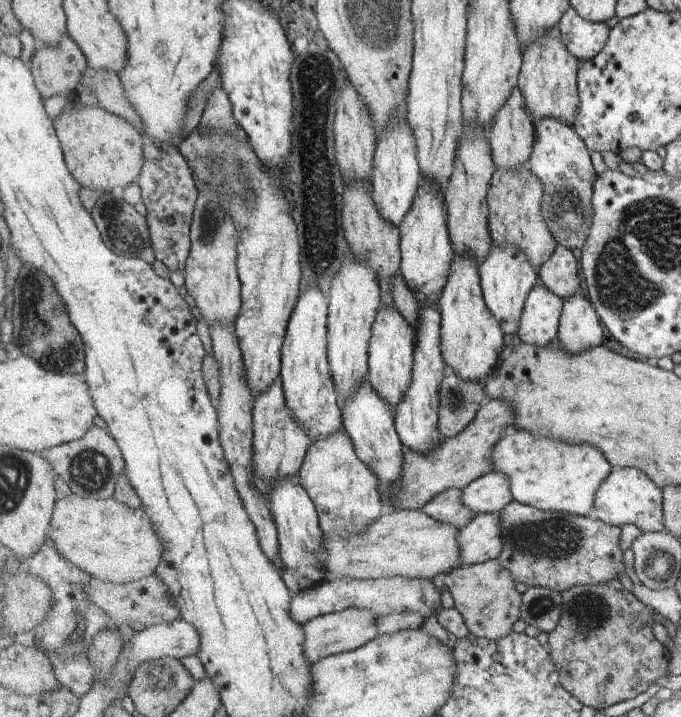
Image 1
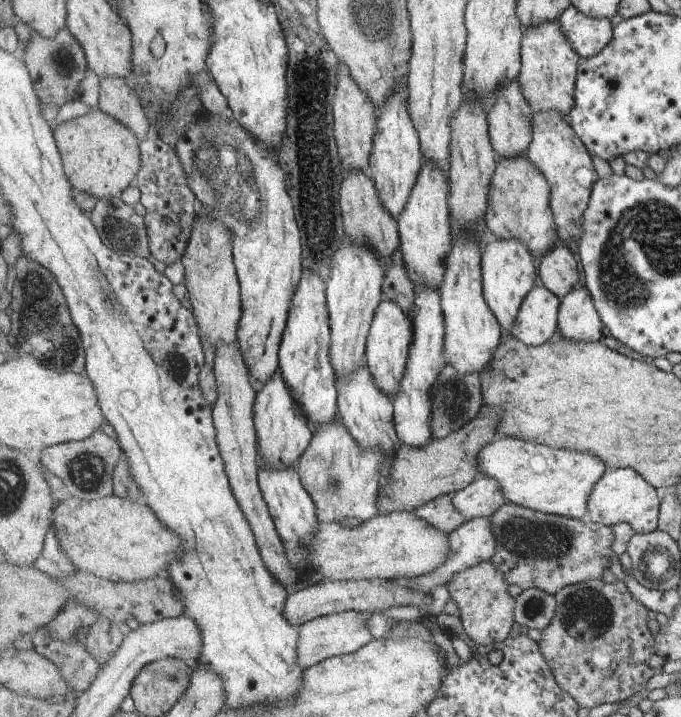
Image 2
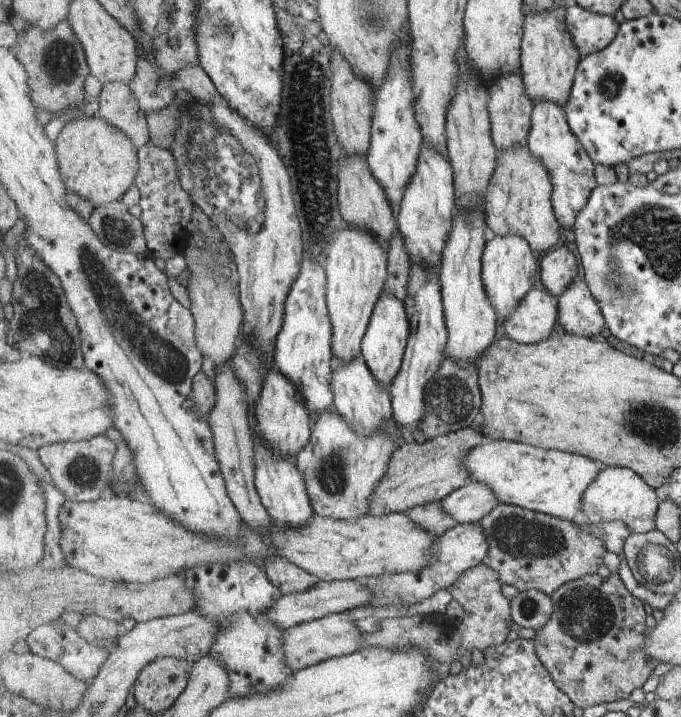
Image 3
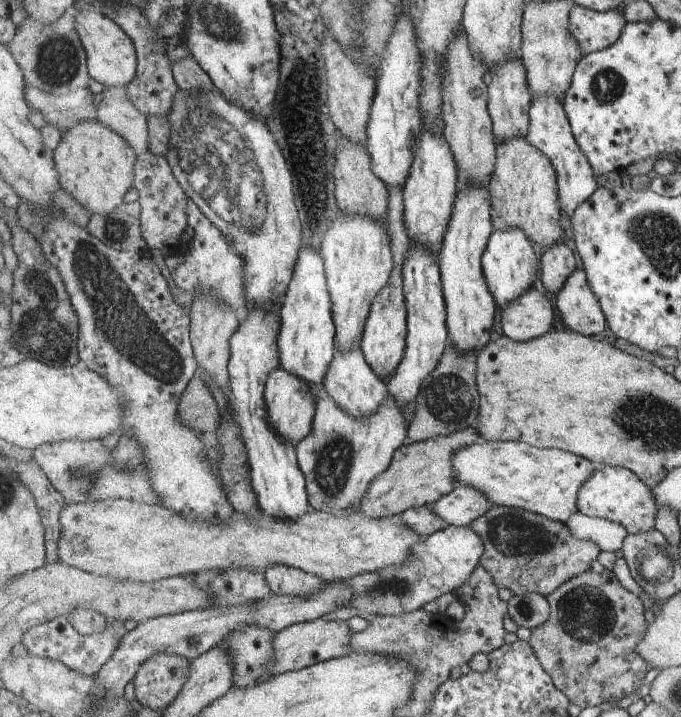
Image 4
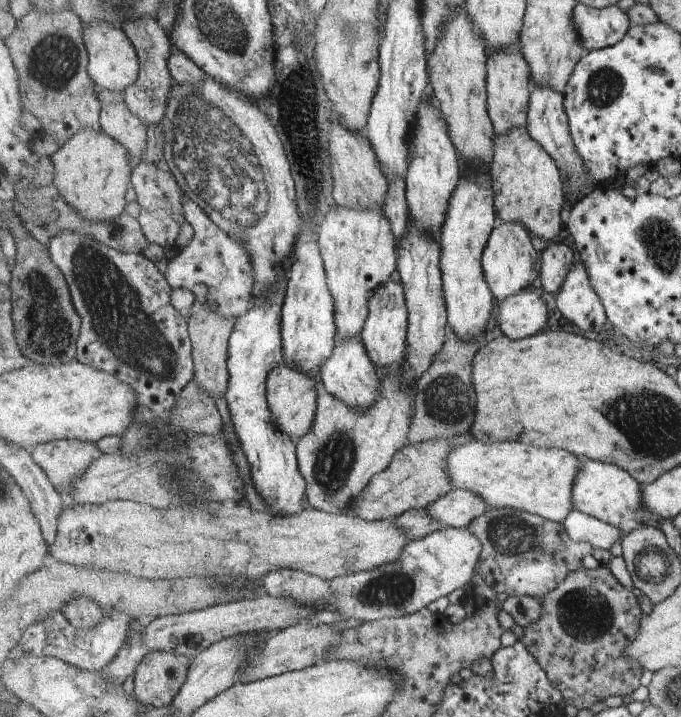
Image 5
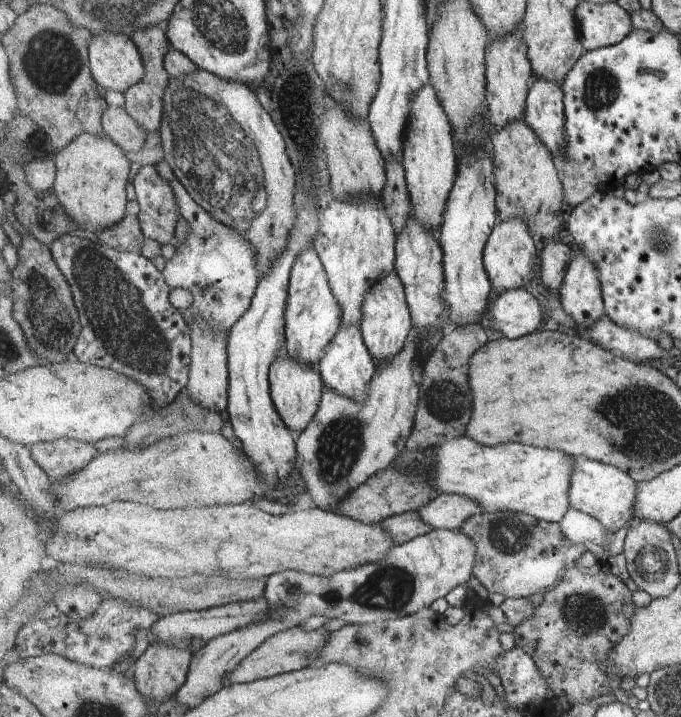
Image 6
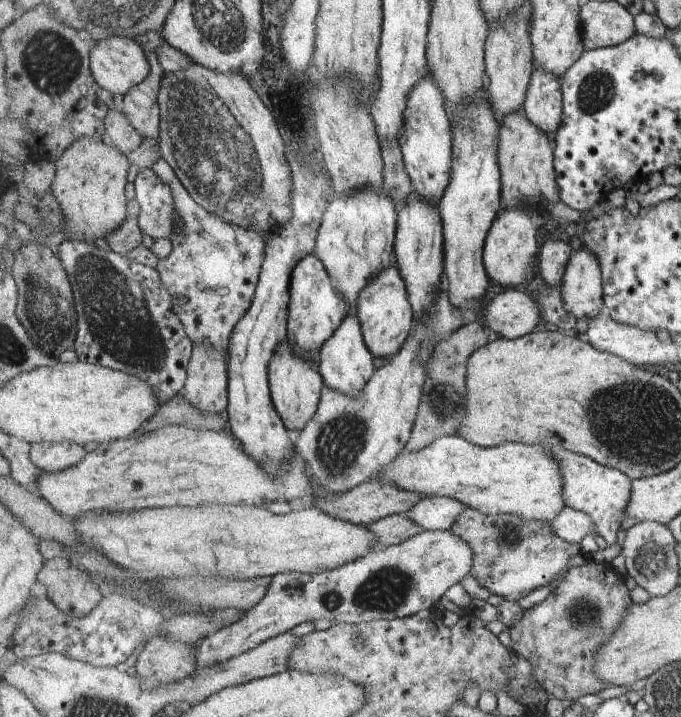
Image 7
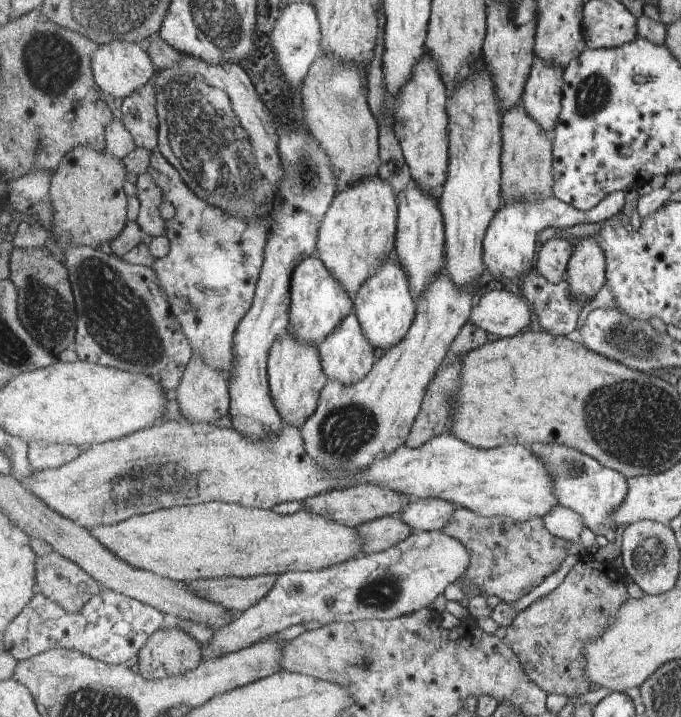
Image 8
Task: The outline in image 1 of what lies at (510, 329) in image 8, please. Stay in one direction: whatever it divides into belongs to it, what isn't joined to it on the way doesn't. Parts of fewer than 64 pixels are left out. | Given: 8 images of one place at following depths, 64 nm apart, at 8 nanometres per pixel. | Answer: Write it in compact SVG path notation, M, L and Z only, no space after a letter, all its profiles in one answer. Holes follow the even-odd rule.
M535 285L525 303L525 310L523 310L523 316L521 317L521 328L519 328L519 334L517 335L518 341L538 346L539 348L545 348L549 345L553 338L558 338L564 306L564 298L549 290L547 285Z

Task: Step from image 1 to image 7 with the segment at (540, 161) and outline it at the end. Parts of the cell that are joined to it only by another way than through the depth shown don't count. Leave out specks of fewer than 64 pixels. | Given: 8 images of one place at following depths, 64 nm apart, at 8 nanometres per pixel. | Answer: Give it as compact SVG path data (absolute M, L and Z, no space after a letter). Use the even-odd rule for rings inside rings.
M543 67L535 68L523 113L555 144L564 113L561 77L545 71Z

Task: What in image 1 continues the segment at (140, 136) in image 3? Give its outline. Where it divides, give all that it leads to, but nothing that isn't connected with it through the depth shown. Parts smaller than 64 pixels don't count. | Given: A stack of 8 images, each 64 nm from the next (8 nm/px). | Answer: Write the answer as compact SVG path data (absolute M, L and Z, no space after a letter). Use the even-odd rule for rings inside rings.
M89 68L89 71L82 79L82 84L87 86L95 95L98 100L97 104L101 108L104 108L111 114L125 118L141 134L146 134L139 112L133 108L133 104L125 96L125 90L123 90L123 83L119 73L115 72L115 70L92 70Z

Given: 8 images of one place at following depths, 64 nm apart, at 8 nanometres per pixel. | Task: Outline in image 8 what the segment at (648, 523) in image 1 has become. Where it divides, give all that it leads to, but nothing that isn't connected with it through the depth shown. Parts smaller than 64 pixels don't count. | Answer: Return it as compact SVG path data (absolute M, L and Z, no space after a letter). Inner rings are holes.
M532 445L532 450L550 465L551 478L555 482L555 492L561 505L575 510L583 516L583 522L603 543L613 542L617 536L617 524L613 512L627 498L627 478L618 470L603 466L596 458L583 454L580 450L565 445Z

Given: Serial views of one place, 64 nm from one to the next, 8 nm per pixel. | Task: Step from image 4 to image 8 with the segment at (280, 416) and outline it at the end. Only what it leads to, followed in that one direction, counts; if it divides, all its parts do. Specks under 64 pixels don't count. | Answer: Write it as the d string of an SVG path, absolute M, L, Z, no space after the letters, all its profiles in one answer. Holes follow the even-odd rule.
M286 331L273 342L269 350L268 376L273 399L285 424L301 429L316 413L329 382L322 366L319 346L313 341L300 339L293 331Z

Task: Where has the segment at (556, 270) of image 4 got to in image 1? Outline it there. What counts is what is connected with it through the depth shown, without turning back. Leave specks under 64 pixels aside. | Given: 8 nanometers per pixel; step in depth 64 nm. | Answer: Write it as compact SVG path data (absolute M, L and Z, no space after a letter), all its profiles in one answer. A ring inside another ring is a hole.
M559 244L553 256L538 271L542 282L549 290L563 297L565 301L579 292L579 262L573 256L570 247Z

